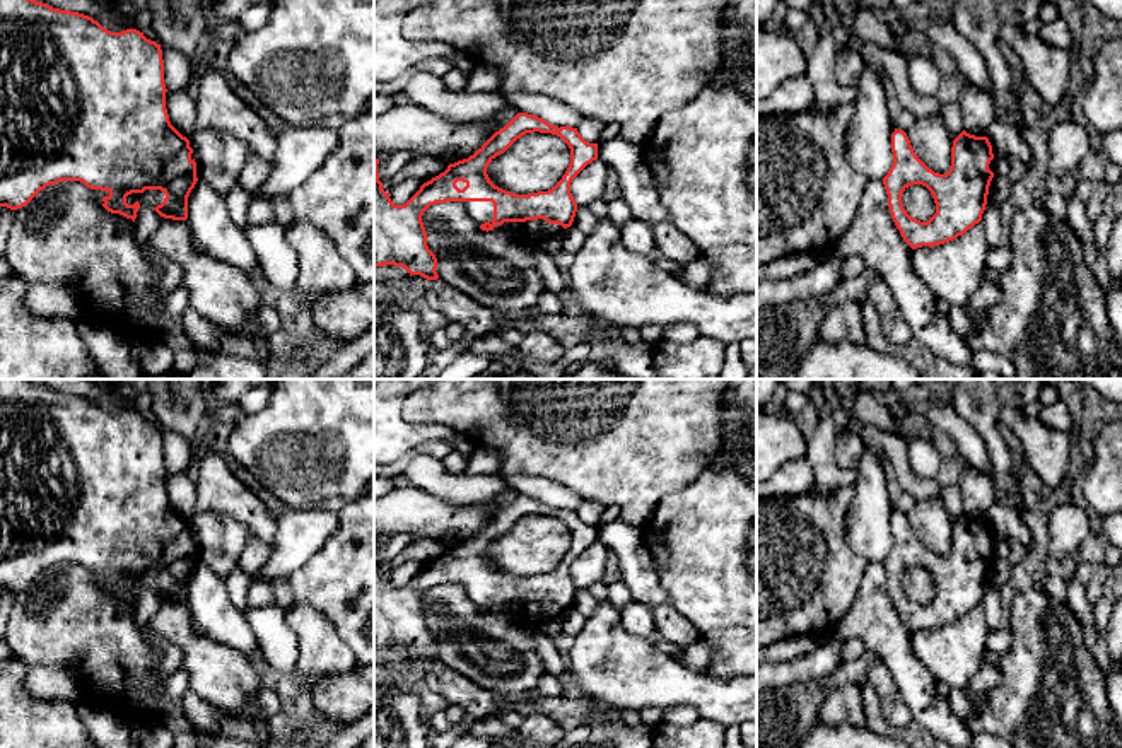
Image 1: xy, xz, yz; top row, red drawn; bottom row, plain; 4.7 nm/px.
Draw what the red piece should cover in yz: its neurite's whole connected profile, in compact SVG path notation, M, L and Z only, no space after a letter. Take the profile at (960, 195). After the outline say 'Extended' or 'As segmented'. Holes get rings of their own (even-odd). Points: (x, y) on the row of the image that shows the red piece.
M903 130L891 133L893 164L883 178L891 219L903 241L912 248L939 246L963 236L982 220L994 159L987 137L965 130L953 140L951 166L946 174L929 169L914 152ZM912 186L926 186L936 203L936 213L920 222L907 213L902 193Z. As segmented

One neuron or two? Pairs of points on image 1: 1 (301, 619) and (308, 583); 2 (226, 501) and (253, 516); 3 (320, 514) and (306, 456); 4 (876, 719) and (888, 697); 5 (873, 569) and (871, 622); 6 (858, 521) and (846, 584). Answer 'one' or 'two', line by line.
1: two
2: one
3: two
4: two
5: one
6: two

